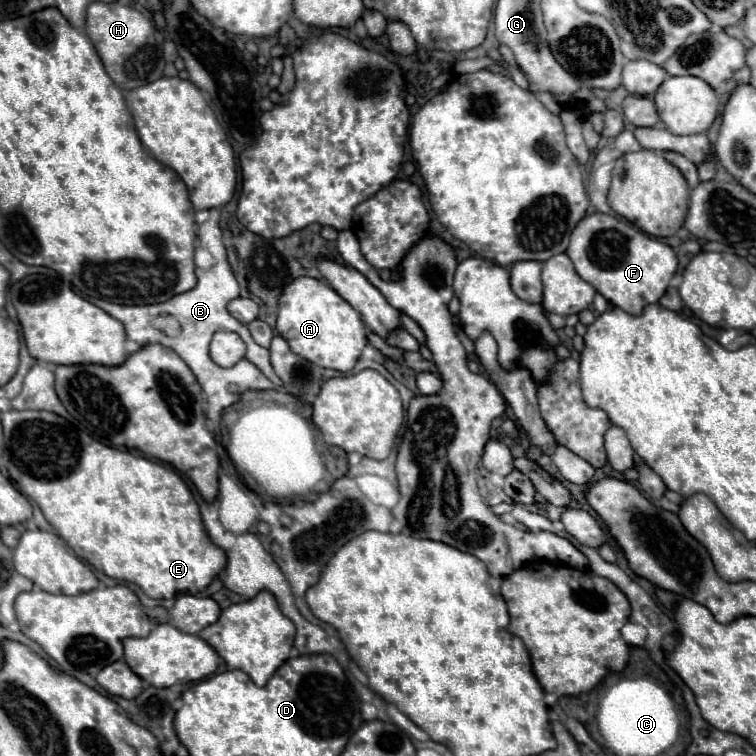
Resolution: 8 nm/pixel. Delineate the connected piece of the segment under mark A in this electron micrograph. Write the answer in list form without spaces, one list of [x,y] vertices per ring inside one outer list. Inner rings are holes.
[[[301,276],[283,288],[279,298],[277,332],[289,344],[289,348],[321,368],[333,368],[339,372],[353,370],[361,350],[367,344],[367,328],[361,314],[351,308],[329,284],[321,280]]]

